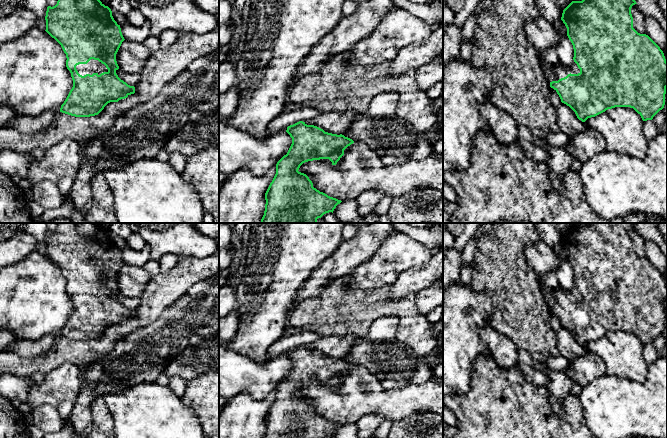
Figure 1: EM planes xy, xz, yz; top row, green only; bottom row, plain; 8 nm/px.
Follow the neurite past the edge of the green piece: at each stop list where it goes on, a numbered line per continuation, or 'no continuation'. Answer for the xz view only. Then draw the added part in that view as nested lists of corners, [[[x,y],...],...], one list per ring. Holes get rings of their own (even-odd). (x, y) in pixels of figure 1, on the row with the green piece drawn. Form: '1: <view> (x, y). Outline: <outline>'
no continuation

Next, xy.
1: xy (93, 66). Outline: [[[91,59],[87,64],[77,65],[76,69],[82,76],[86,74],[92,75],[93,73],[97,73],[98,75],[100,75],[103,72],[108,72],[108,69],[104,64],[94,59]]]

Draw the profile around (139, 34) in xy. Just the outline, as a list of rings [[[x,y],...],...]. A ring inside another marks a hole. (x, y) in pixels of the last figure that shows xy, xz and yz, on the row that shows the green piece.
[[[147,19],[142,26],[125,23],[120,28],[126,41],[143,43],[150,36],[150,22]]]

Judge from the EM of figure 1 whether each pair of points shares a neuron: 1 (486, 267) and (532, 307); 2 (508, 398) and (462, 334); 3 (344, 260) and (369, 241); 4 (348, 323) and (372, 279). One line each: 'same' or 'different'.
1: same
2: different
3: same
4: different

